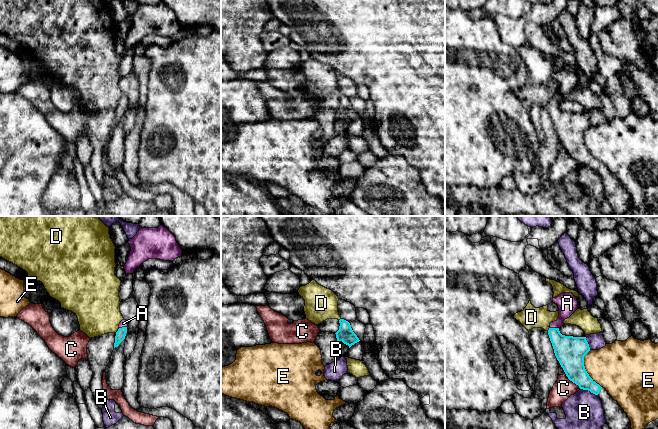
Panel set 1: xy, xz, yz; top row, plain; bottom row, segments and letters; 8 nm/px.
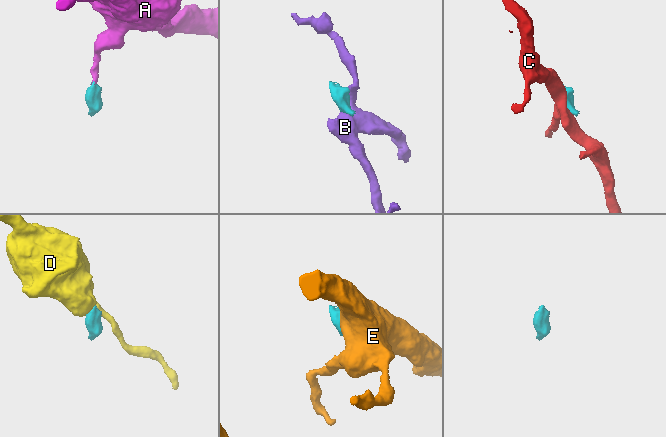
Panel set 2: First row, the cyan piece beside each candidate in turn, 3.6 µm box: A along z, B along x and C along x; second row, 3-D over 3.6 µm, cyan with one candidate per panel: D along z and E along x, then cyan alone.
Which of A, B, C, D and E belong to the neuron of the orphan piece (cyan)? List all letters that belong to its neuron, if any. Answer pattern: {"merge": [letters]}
{"merge": ["A"]}

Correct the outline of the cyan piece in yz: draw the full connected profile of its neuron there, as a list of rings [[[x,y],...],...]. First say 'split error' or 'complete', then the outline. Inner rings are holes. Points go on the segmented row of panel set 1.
split error; [[[562,293],[553,298],[552,302],[558,305],[559,317],[550,323],[548,335],[566,376],[580,389],[590,391],[601,400],[606,424],[610,429],[631,429],[631,422],[618,402],[605,388],[597,384],[585,369],[584,356],[590,351],[586,337],[565,336],[559,331],[564,325],[563,321],[578,309],[577,297],[572,293]]]

